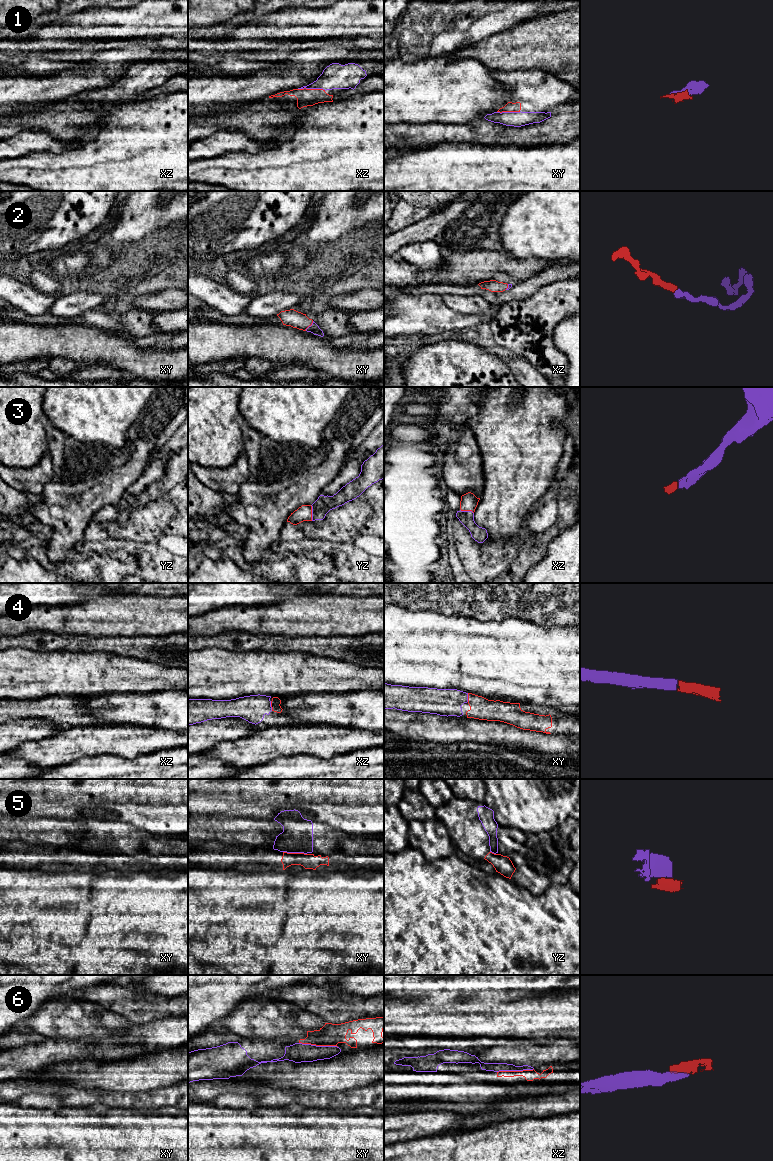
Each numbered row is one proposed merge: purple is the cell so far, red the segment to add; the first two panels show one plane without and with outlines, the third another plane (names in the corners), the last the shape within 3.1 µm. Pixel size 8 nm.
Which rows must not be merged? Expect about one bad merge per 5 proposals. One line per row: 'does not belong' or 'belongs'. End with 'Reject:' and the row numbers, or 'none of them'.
1: belongs
2: belongs
3: belongs
4: belongs
5: does not belong
6: belongs
Reject: 5

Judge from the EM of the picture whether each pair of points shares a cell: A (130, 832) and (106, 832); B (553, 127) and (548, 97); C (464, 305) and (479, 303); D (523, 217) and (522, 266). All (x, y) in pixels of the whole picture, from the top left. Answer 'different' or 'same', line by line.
A: same
B: different
C: same
D: different

